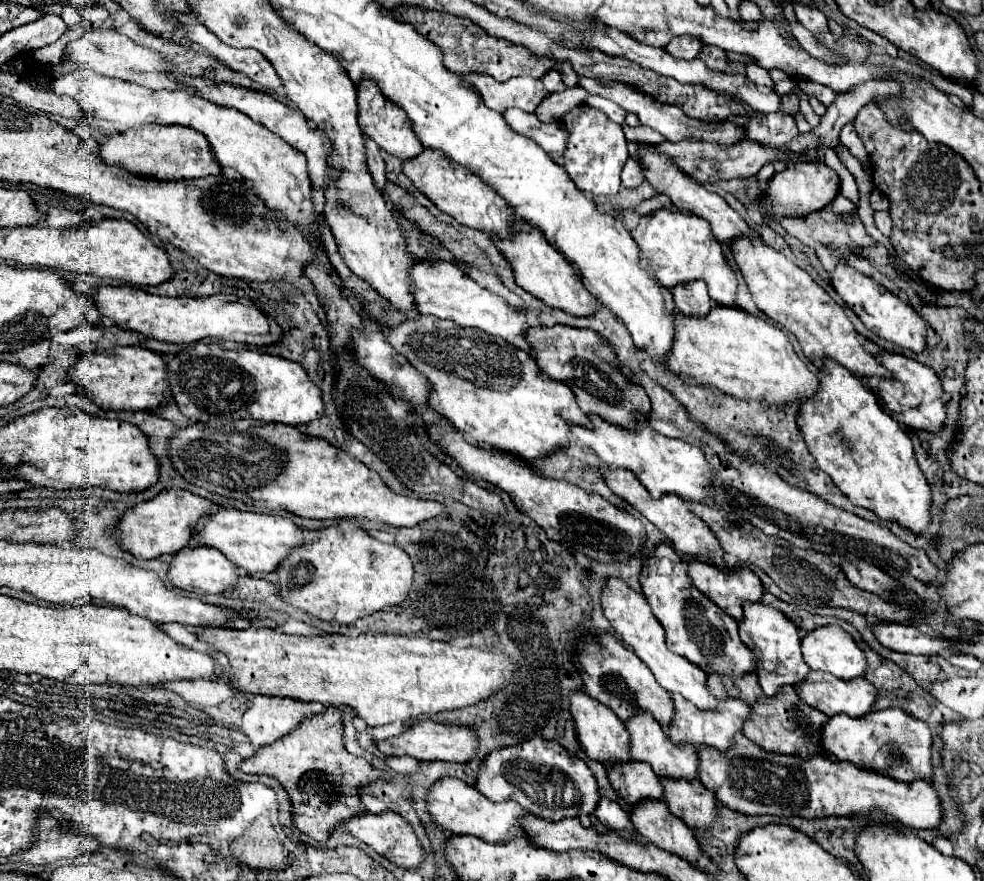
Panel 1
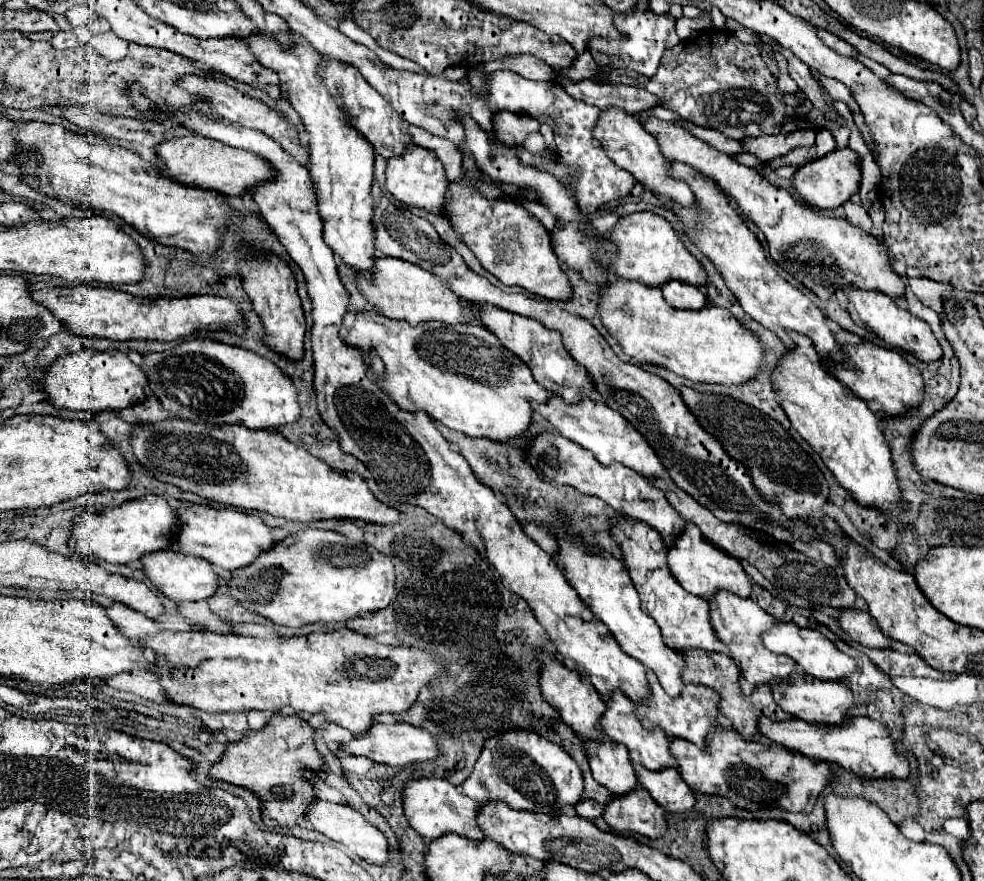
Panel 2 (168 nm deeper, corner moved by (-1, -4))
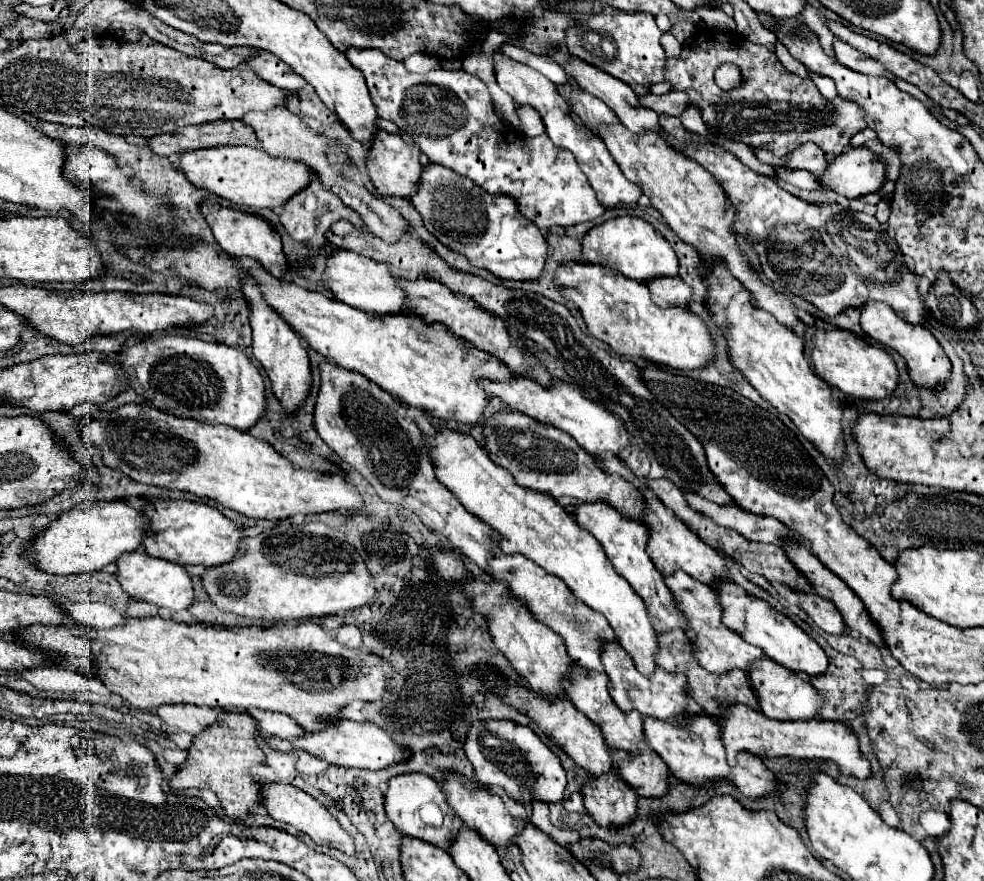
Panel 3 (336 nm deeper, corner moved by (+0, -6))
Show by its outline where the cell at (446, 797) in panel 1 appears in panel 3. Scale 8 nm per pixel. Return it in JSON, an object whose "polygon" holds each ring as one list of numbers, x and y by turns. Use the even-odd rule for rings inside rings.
{"polygon":[[403,773,391,777,383,807,387,817,401,835,423,839,427,843,433,843,435,847,447,849,455,839,455,835,459,833,459,829,463,827,463,821,447,805,439,783,423,773]]}

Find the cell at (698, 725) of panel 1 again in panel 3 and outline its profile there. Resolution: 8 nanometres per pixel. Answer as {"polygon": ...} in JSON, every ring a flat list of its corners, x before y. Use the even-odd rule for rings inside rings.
{"polygon":[[603,643,601,661,603,661,605,673,609,677,609,695,615,701,615,705,621,707,623,711,637,709,643,715,663,719,663,721,673,721,679,715,687,715,685,705,687,705,689,697,685,693,685,675,683,673,669,673,661,667,655,667,653,675,645,677,639,671,635,671,631,657,617,643]]}

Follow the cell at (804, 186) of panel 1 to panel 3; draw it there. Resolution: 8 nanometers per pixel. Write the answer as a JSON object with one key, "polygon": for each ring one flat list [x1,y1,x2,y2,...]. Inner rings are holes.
{"polygon":[[849,147,847,153,829,161,827,175,821,183,835,193,855,199,867,193,875,193,885,183,887,163,867,147]]}

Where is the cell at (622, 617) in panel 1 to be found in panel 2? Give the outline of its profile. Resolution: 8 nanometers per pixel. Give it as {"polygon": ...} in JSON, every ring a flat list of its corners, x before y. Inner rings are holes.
{"polygon":[[558,525,558,533,560,533,558,557,566,565,566,579,578,591,580,599,612,631,612,635,618,641,618,645,622,647,622,651,626,651,630,657,638,659,646,669,652,669,656,673,660,685,664,687,664,691,670,697,678,697,686,685,682,681,686,661,680,653,676,653,674,649,668,649,668,645,664,645,662,633,660,633,656,621,646,611,642,611,638,591,634,589,634,583,632,583,628,571,624,569,624,565,618,559,614,559,612,555,608,555,606,551,602,551,602,553,582,551,582,545,578,545,578,541,570,541,564,537,562,525]]}

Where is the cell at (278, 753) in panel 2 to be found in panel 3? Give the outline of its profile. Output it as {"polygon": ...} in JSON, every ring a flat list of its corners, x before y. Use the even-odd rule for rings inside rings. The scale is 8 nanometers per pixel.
{"polygon":[[219,711,217,721,191,739,191,747,187,749,189,757,177,767,169,787,175,791,211,789,229,817,247,817,259,805,259,783,249,775,249,767,265,761,265,755,255,745,255,725,255,719,247,713]]}

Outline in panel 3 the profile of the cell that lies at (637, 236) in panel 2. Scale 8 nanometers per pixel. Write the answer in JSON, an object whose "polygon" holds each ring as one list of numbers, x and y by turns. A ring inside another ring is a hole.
{"polygon":[[617,217,595,225,583,235,581,253,585,261,607,265,639,283,647,283,657,277,677,277,679,271,679,261,671,245,639,217]]}

